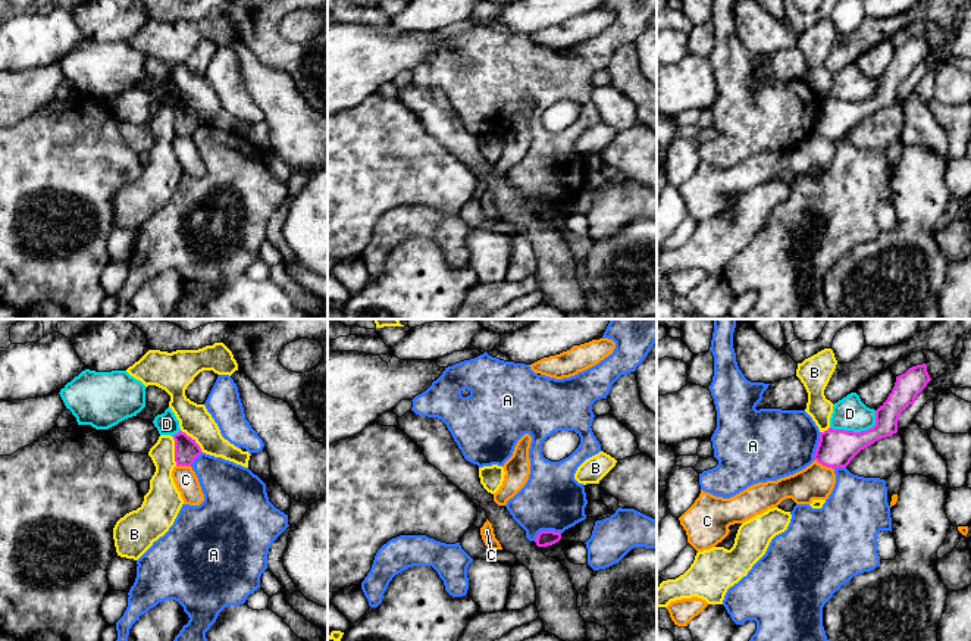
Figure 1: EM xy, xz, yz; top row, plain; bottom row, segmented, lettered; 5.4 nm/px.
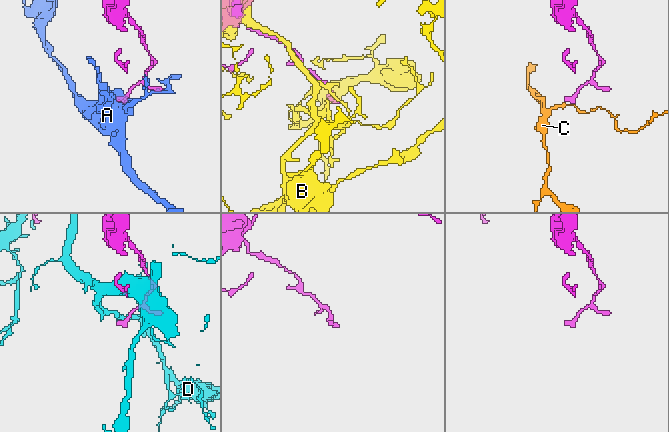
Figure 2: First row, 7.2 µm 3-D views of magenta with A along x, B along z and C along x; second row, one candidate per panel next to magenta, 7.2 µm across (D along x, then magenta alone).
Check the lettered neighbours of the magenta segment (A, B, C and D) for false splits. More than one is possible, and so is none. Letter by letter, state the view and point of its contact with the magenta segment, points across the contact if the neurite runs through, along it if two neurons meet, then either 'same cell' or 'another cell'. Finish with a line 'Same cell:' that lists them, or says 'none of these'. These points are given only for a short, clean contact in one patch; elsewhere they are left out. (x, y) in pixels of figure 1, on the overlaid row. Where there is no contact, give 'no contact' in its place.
A: xz (545, 531) | another cell
B: xy (175, 452) | another cell
C: yz (824, 465) | along yz (816, 459), (833, 469) | another cell
D: yz (858, 432) | another cell
Same cell: none of these

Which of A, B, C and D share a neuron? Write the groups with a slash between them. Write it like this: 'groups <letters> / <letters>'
groups A / B / C / D

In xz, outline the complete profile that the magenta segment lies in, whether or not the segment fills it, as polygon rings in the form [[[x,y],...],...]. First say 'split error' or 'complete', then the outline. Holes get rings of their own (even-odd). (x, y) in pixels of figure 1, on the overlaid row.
complete; [[[541,531],[535,540],[538,547],[546,547],[546,545],[552,545],[555,542],[558,542],[561,540],[561,534],[560,532],[554,532],[554,531]]]

